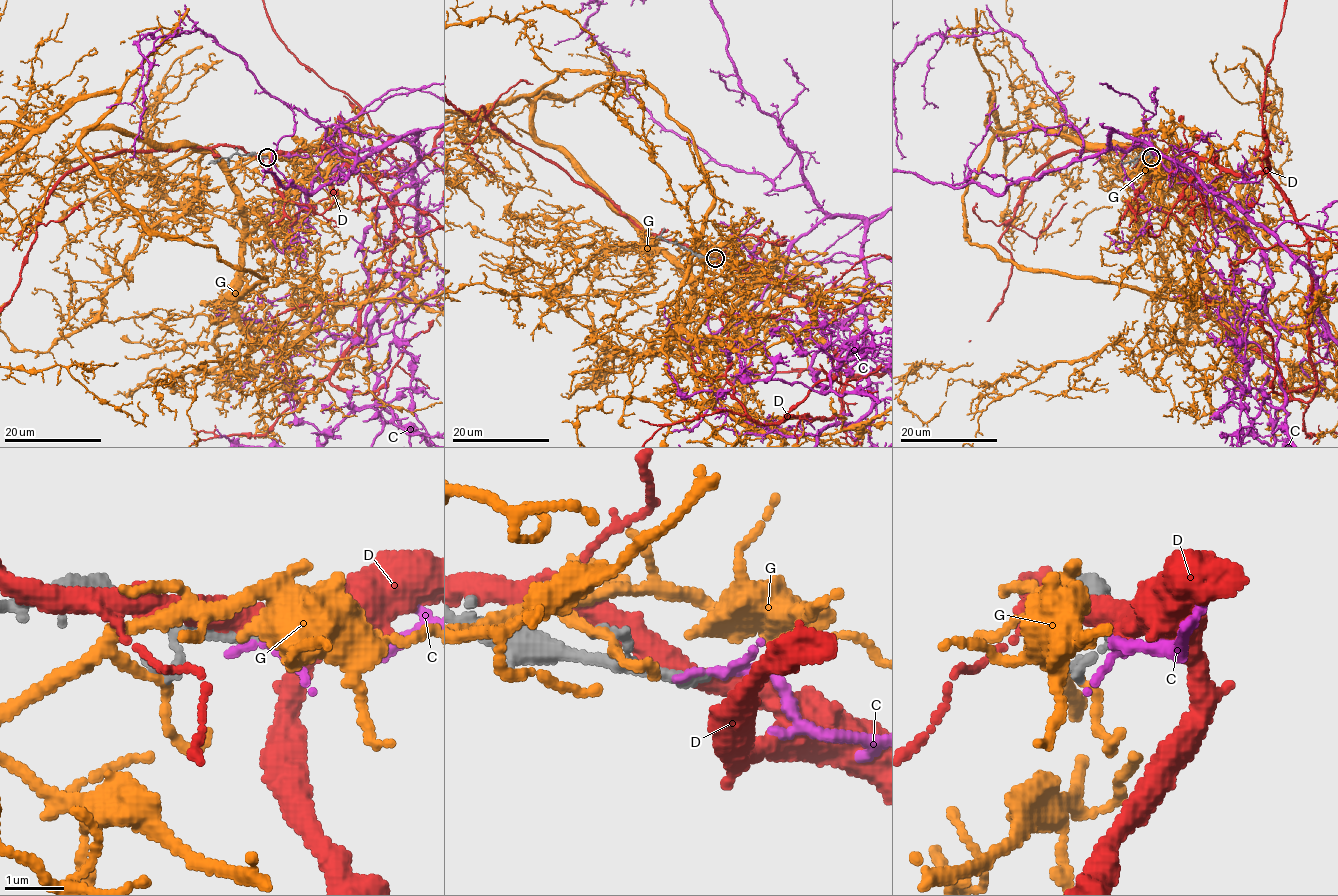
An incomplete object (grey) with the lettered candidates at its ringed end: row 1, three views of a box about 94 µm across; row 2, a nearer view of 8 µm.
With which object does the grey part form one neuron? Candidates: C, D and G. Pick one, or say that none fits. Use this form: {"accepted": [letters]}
{"accepted": ["C"]}

